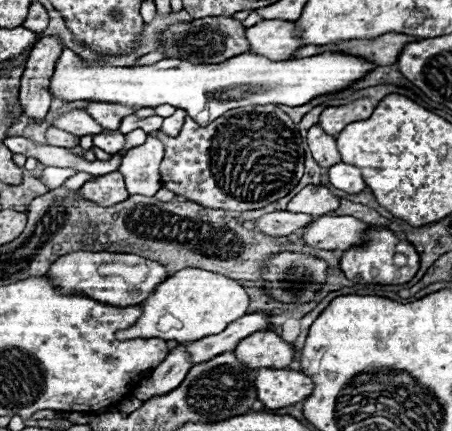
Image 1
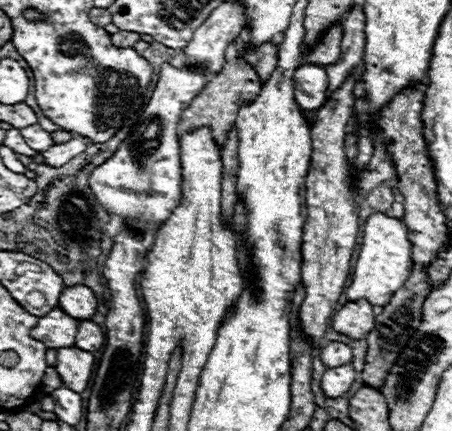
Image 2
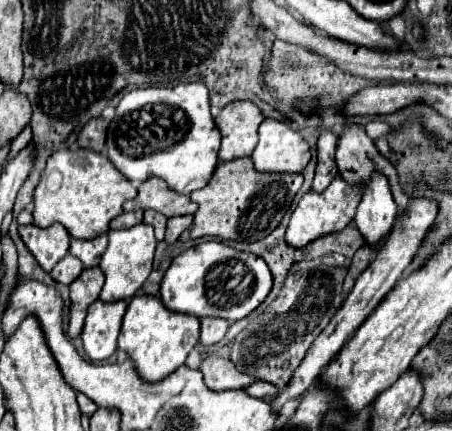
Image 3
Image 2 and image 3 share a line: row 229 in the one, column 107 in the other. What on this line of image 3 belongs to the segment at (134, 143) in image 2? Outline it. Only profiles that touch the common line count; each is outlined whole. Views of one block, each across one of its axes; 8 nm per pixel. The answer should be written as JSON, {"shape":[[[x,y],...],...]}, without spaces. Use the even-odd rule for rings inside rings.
{"shape":[[[190,82],[172,88],[136,88],[128,92],[116,106],[116,116],[108,128],[106,148],[110,162],[132,182],[144,182],[156,176],[164,178],[168,186],[180,194],[190,194],[206,186],[218,164],[220,148],[220,132],[210,116],[208,88],[202,82]]]}

